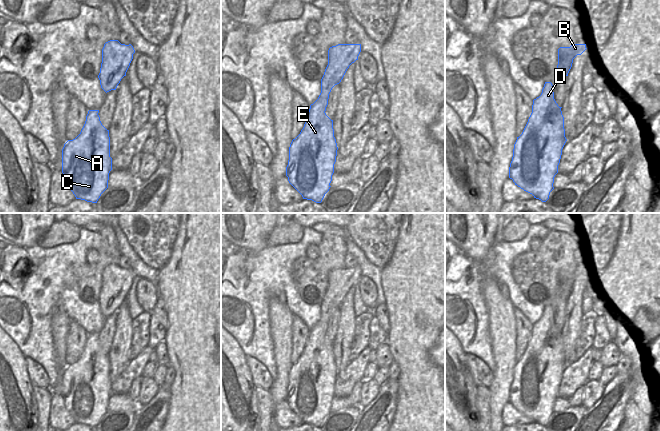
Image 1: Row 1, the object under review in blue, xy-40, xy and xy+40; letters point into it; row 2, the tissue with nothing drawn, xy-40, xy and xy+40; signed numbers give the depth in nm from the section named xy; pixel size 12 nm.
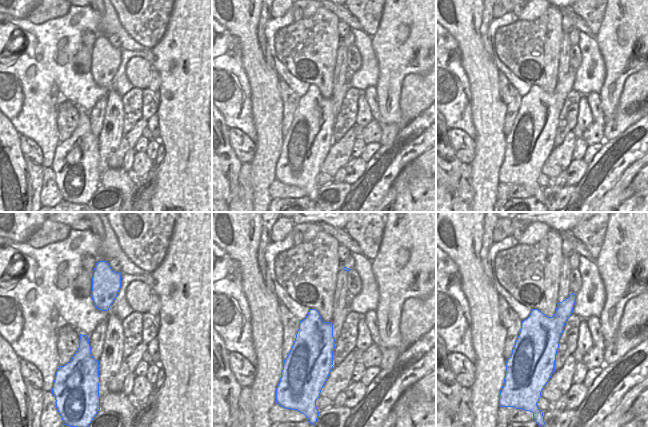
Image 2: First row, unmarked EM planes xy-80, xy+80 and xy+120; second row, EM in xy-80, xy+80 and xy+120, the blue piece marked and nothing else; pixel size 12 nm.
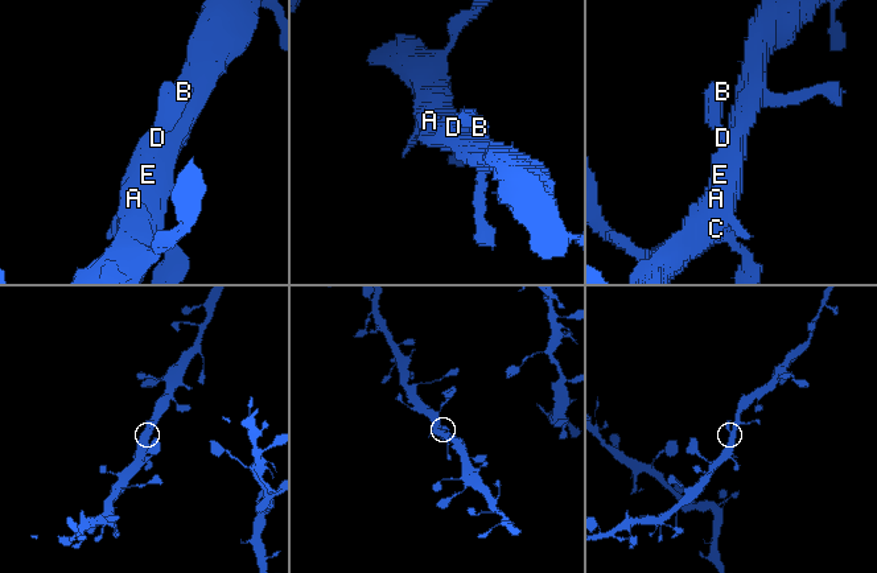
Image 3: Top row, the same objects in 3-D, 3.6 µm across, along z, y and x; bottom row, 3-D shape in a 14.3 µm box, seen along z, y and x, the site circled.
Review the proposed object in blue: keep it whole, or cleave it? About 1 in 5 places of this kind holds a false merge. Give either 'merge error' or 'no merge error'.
no merge error

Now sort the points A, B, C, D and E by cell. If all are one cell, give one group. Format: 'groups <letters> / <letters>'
groups A B C D E

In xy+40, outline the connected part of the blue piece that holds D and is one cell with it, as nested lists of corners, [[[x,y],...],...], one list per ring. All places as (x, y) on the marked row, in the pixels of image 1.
[[[545,82],[541,95],[533,100],[528,122],[514,144],[509,167],[509,178],[515,185],[542,202],[549,199],[550,192],[554,189],[554,177],[558,173],[562,149],[567,141],[561,108],[554,99],[552,83]]]

